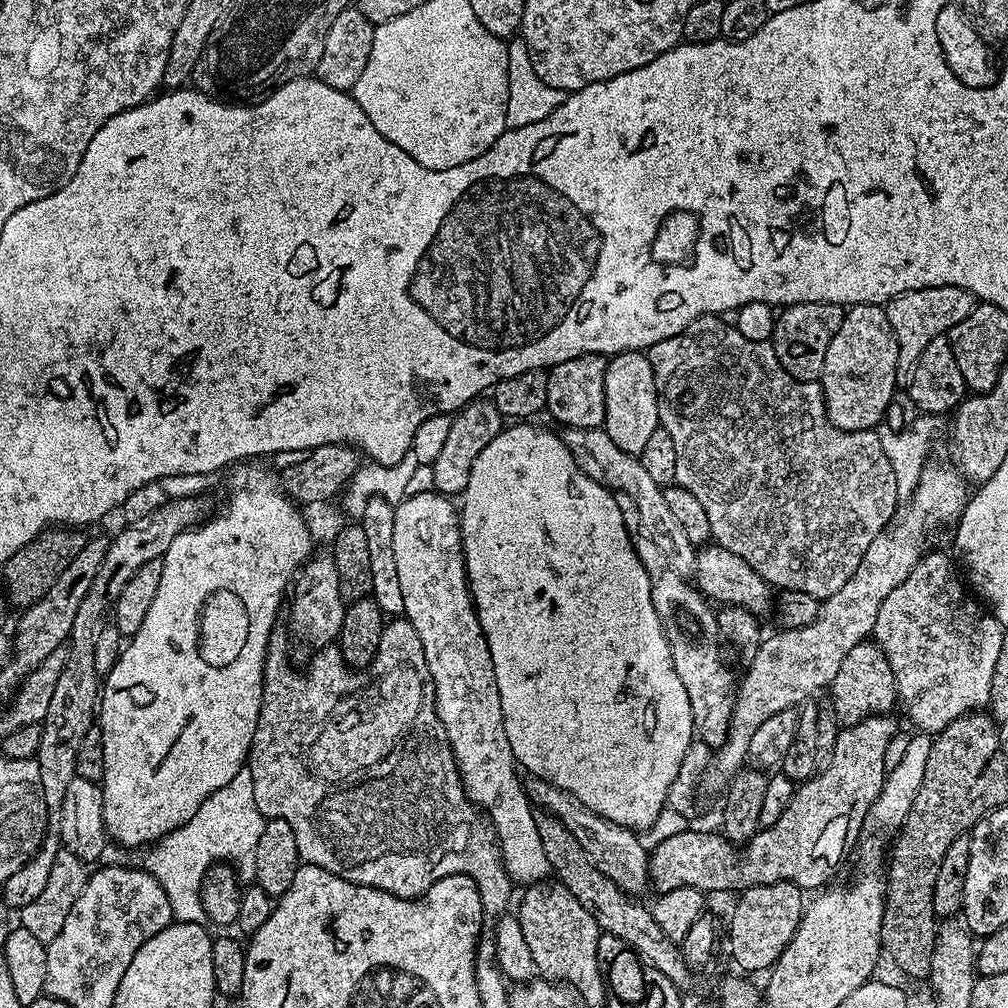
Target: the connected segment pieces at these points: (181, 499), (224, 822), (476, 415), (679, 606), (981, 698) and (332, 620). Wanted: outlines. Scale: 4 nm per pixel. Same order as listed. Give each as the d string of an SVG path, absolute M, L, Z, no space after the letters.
M180 494L175 498L165 499L154 514L148 514L142 518L142 522L121 527L121 532L116 537L108 540L108 549L102 558L102 564L98 566L98 572L94 574L94 582L90 582L90 590L86 590L86 598L82 598L77 612L74 614L74 626L72 634L66 641L68 653L66 654L66 666L62 666L62 674L54 689L54 694L50 701L50 710L46 710L44 723L40 725L42 730L42 742L38 742L38 750L34 757L38 766L38 774L42 782L42 798L49 806L48 823L56 826L60 823L59 809L62 798L66 798L66 786L76 776L76 758L78 756L78 742L82 742L82 734L94 726L94 721L98 716L98 677L94 666L94 646L96 638L104 628L115 604L118 594L122 594L123 587L138 572L139 567L146 566L146 562L158 560L163 557L164 551L178 538L178 534L187 532L190 528L195 528L209 515L208 504L204 501L205 497L200 494Z
M245 766L210 798L206 798L193 818L183 826L168 832L140 853L137 849L121 848L114 842L105 843L97 863L101 867L137 865L144 872L151 873L162 886L177 923L203 923L206 917L201 906L200 888L206 872L213 864L229 862L235 866L241 879L253 879L256 875L254 852L259 835L265 829L265 819L254 800L254 782Z
M488 398L472 400L451 419L450 434L447 435L438 458L431 464L430 473L432 473L431 487L435 491L442 496L456 498L466 490L466 482L470 482L470 470L474 470L478 454L482 454L482 450L486 450L486 446L490 446L490 442L494 442L494 438L498 438L498 434L504 431L506 421L498 406L494 406Z
M621 492L615 493L615 498L622 510L622 522L626 522L626 530L632 539L632 551L638 554L650 578L654 610L668 639L670 658L674 658L674 670L678 670L678 678L682 678L682 686L686 686L686 698L690 698L692 731L699 743L707 744L712 750L718 749L722 742L726 742L730 718L736 705L738 676L724 665L715 642L708 637L708 628L716 628L716 612L713 605L685 577L679 576L672 569L670 562L666 562L666 554L662 554L662 550L658 550L658 546L646 538L640 525L638 506L634 506L634 498Z
M932 551L925 554L914 566L914 570L906 574L904 581L894 586L890 594L886 594L886 602L882 602L872 627L874 643L884 651L890 662L899 703L902 708L904 704L909 722L916 727L913 729L924 734L938 733L950 722L987 705L994 666L998 666L998 654L1002 654L1002 638L1006 635L1005 625L999 624L987 607L970 595L961 577L961 581L956 577L957 565L953 557L949 556Z
M327 551L319 552L309 556L308 561L295 577L294 587L290 592L290 604L292 600L291 635L295 639L297 636L306 647L314 648L312 650L327 649L339 637L346 607L346 601L338 586L336 560Z

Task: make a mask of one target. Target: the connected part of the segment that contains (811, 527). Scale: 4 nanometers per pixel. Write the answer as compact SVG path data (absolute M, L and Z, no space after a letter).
M716 314L699 316L689 326L686 326L681 334L676 334L672 338L666 338L662 342L655 343L654 346L647 349L646 355L648 361L651 363L651 369L654 370L654 390L658 394L658 418L660 419L660 427L664 428L670 434L671 440L674 441L674 454L678 457L674 461L675 483L679 487L690 490L690 494L694 494L694 498L698 498L700 505L706 506L706 514L710 518L710 530L712 531L715 543L721 544L726 550L730 550L730 554L738 554L738 558L742 558L742 562L750 565L763 580L771 582L777 589L805 592L817 598L834 594L834 590L838 590L838 586L842 586L842 582L846 582L846 578L850 578L850 574L854 574L858 562L862 562L862 554L866 554L867 548L870 547L870 542L874 542L874 538L878 538L881 530L888 527L888 521L896 513L898 507L894 470L890 470L890 458L886 458L886 450L882 450L882 442L880 441L879 435L872 430L866 432L843 432L842 430L838 430L828 422L827 416L824 415L824 393L820 391L820 386L817 381L795 380L785 370L782 364L778 362L778 356L774 352L771 341L751 341L750 338L745 338L742 334L739 334L736 327L723 323Z

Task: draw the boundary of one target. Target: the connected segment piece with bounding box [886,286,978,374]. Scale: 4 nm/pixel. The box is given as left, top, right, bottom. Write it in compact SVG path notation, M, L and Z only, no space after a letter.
M934 286L926 290L910 290L898 294L894 299L888 301L886 311L890 330L898 342L898 366L897 373L907 373L918 362L922 350L926 350L926 342L934 342L934 338L945 335L970 310L976 307L977 297L971 296L966 290L958 286Z

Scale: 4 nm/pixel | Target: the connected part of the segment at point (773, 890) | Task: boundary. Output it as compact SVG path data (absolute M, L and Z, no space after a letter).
M774 882L743 889L737 896L740 897L732 908L732 921L728 924L728 944L732 947L732 960L741 968L741 973L763 973L776 963L782 950L798 930L806 907L805 893L790 882Z

